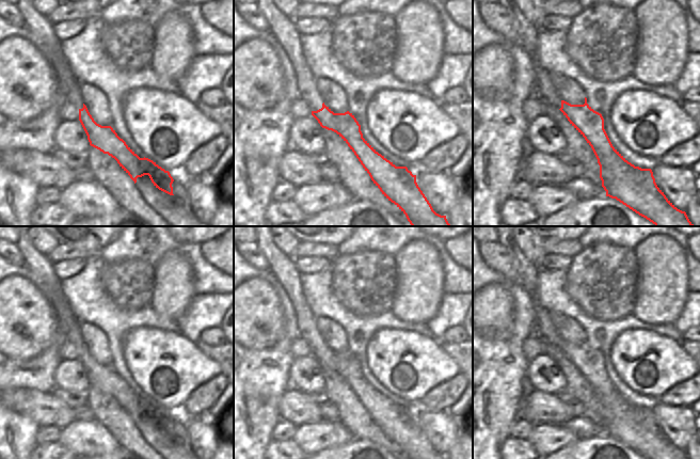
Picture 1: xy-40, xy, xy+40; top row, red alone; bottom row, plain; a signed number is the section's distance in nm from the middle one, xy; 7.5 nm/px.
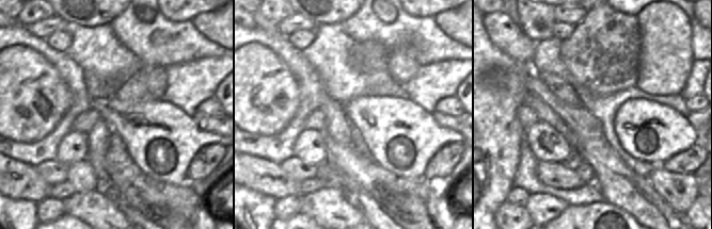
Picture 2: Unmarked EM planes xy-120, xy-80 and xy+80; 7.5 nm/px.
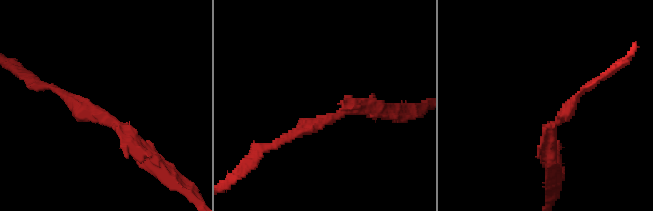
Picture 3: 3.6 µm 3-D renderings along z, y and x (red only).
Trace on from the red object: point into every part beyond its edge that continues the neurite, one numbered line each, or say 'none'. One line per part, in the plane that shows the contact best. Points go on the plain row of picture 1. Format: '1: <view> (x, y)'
none

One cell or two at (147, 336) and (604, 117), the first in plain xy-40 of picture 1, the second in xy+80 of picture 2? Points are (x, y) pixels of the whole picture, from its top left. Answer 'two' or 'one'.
two

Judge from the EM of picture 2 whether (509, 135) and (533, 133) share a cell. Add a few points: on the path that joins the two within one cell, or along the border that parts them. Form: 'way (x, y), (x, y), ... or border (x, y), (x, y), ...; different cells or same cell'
border (525, 129), (523, 135); different cells

